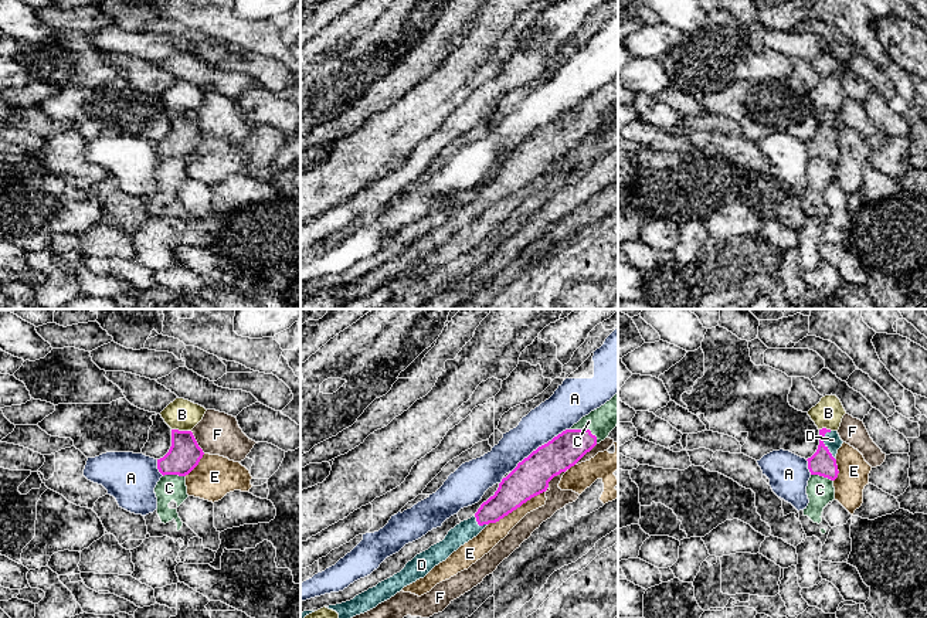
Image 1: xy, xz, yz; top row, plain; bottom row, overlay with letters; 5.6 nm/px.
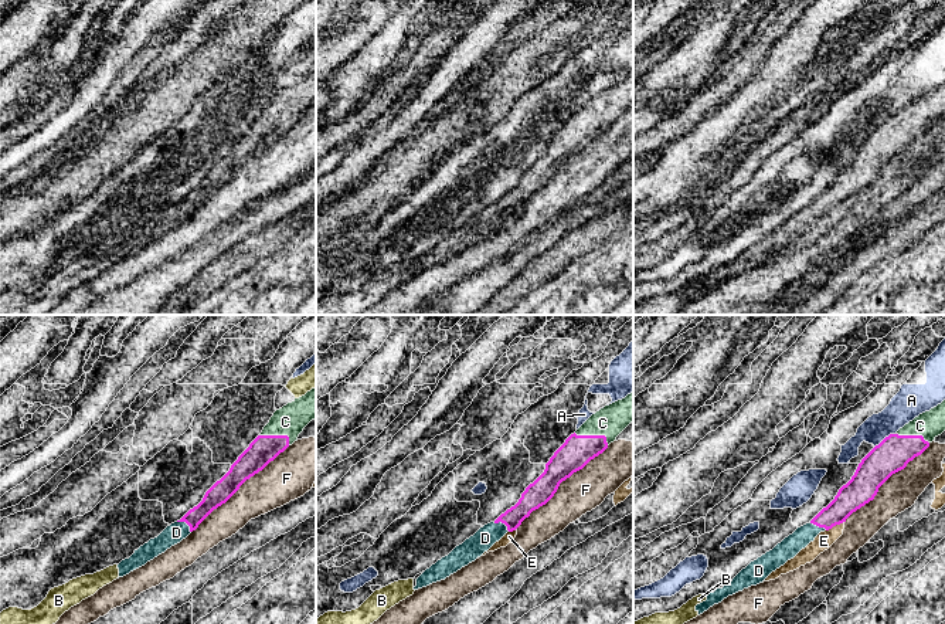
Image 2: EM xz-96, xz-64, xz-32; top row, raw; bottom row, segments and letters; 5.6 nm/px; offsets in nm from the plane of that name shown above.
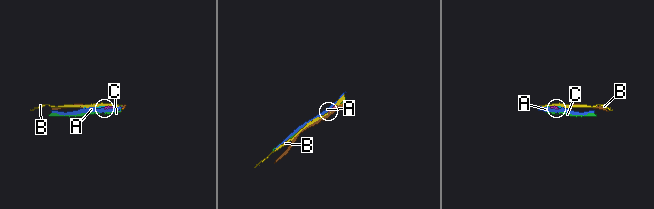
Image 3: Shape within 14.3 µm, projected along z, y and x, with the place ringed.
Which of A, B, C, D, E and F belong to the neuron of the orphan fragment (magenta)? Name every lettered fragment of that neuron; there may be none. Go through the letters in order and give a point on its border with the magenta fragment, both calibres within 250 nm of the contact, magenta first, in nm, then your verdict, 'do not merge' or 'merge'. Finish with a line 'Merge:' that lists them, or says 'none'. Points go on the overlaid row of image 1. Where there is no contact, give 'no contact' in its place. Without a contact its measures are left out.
A: xz (539, 447) | 200/200 nm | do not merge
B: xy (182, 431) | 190/180 nm | do not merge
C: xz (586, 430) | 190/160 nm | do not merge
D: yz (824, 445) | 140/90 nm | merge
E: xz (518, 506) | 200/110 nm | do not merge
F: xz (554, 475) | 200/110 nm | do not merge
Merge: D

